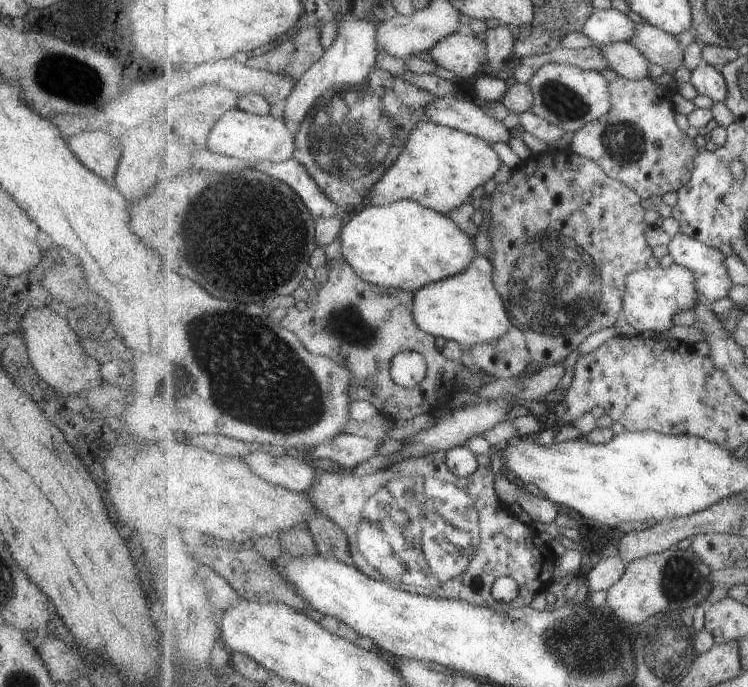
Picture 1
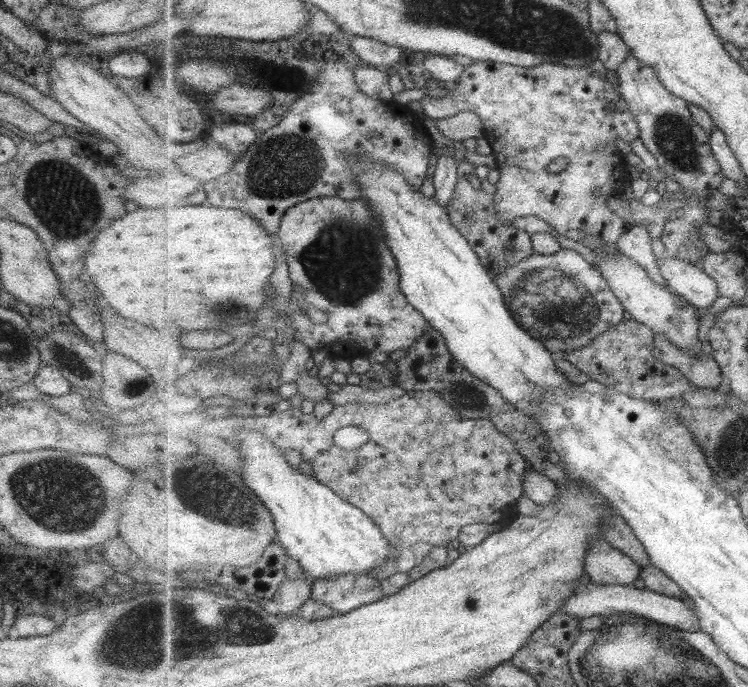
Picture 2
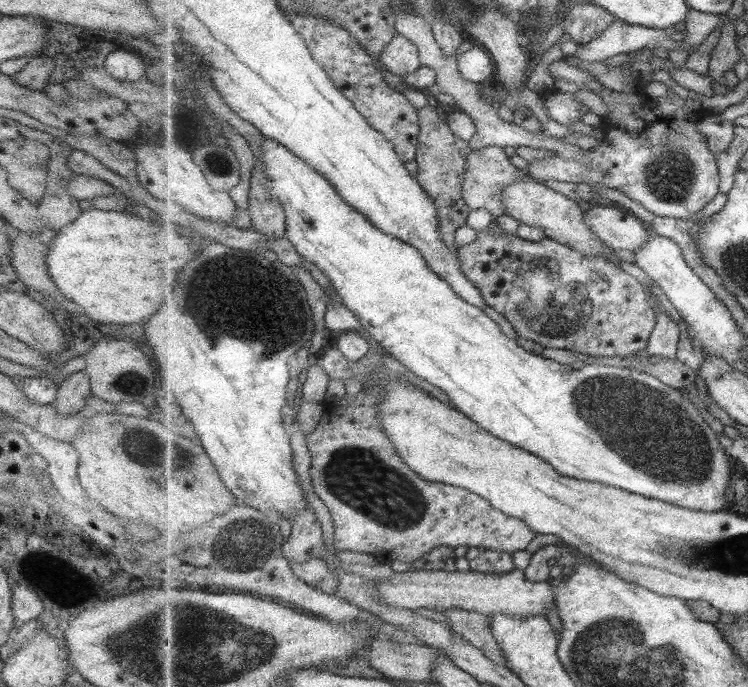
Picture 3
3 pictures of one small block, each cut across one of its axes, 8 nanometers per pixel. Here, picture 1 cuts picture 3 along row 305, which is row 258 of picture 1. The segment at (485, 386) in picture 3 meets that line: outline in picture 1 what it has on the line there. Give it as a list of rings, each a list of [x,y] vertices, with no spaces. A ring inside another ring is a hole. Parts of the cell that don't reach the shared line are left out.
[[[411,199],[398,200],[383,206],[371,204],[362,208],[343,225],[339,240],[346,261],[365,282],[414,293],[426,284],[457,276],[459,272],[467,270],[473,258],[477,256],[474,236],[463,232],[461,226],[455,220],[451,220],[451,216],[427,208]]]

